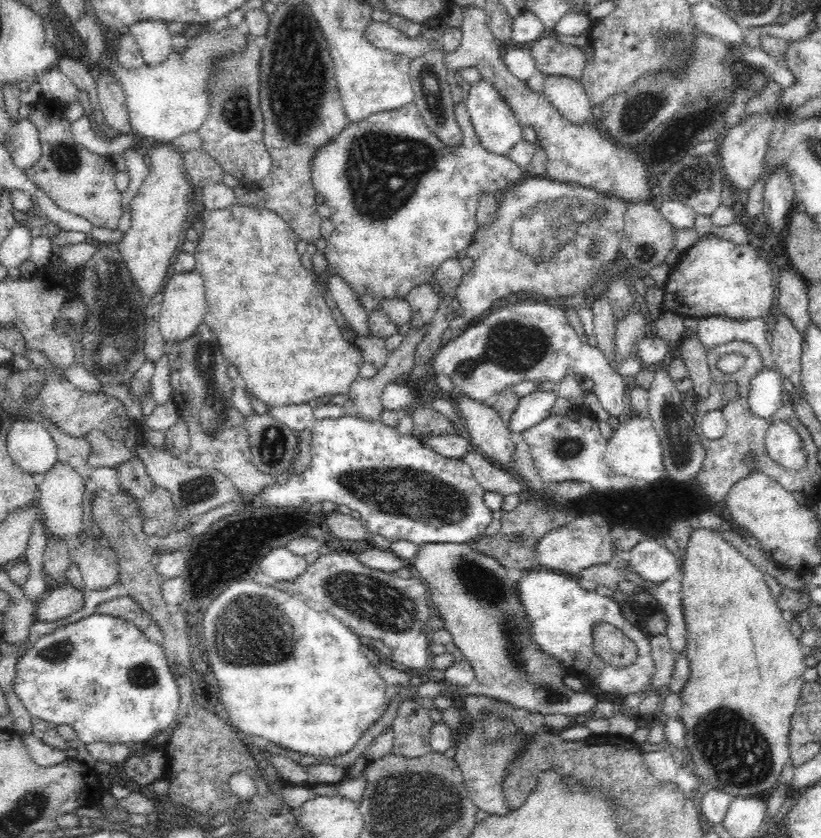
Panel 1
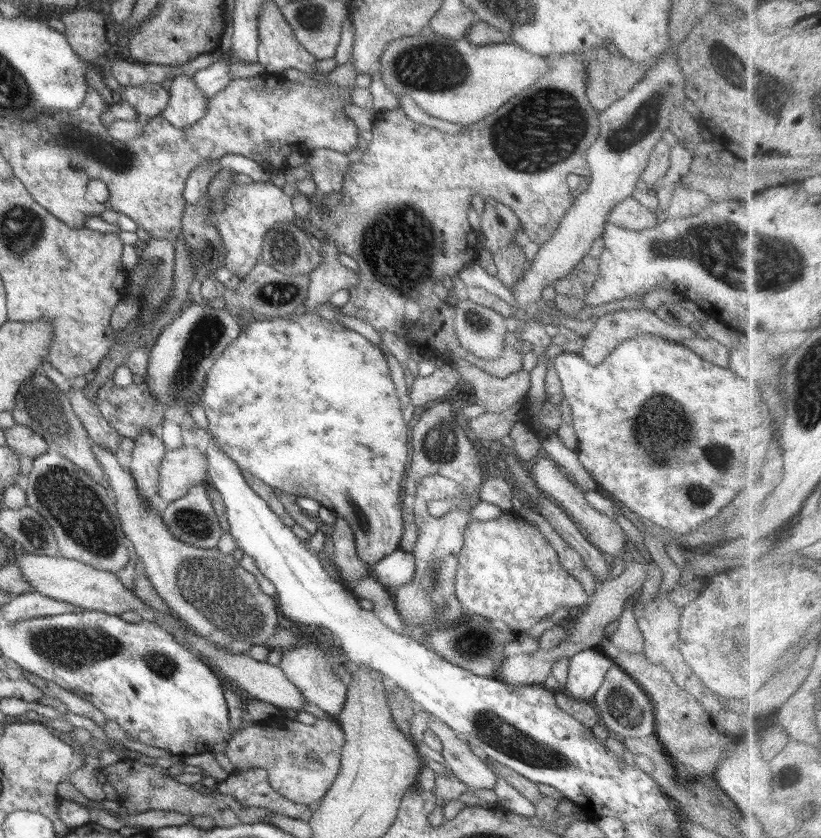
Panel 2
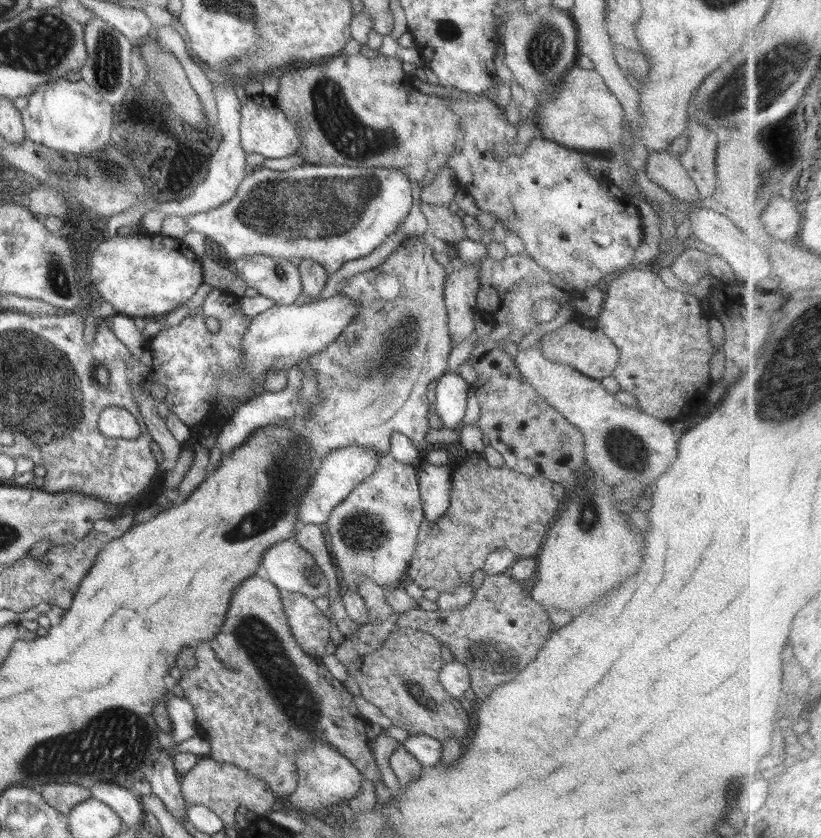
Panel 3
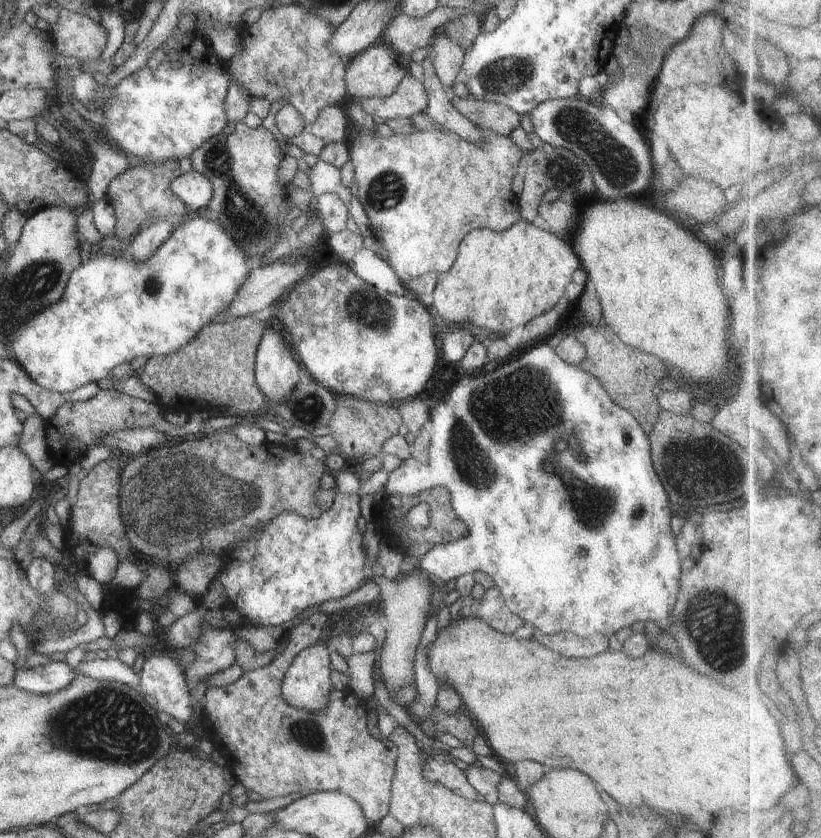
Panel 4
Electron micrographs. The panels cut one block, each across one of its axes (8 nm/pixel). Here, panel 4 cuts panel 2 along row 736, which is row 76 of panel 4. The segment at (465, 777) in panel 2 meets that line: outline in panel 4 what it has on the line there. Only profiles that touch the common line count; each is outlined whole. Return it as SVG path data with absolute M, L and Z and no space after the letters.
M440 32L432 39L428 51L438 78L444 88L451 91L458 82L459 74L462 72L465 50L458 43L450 40Z

